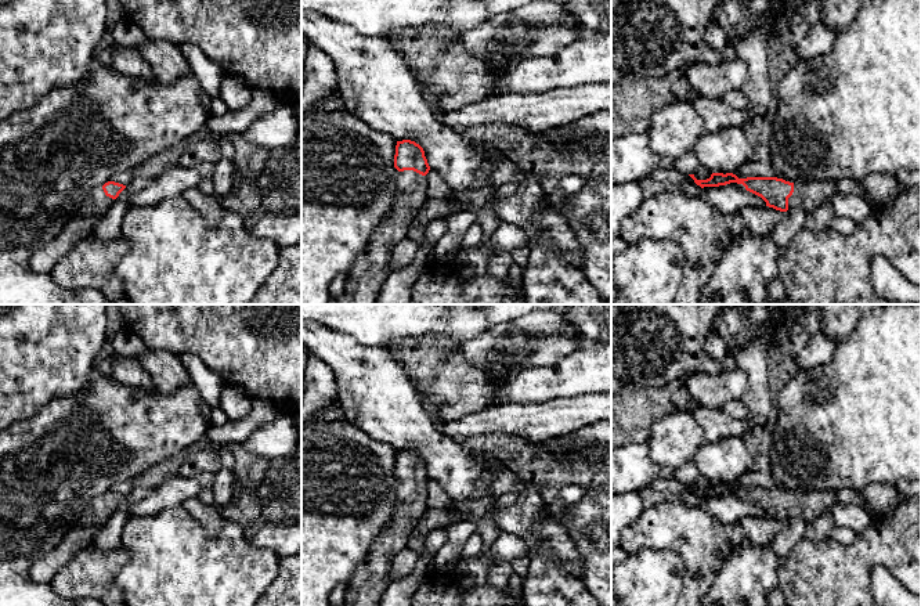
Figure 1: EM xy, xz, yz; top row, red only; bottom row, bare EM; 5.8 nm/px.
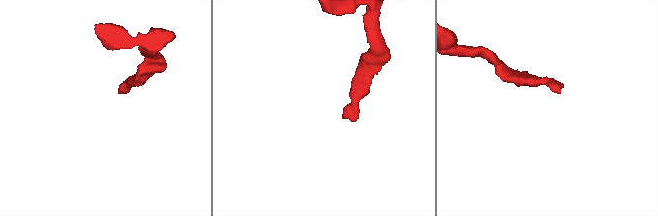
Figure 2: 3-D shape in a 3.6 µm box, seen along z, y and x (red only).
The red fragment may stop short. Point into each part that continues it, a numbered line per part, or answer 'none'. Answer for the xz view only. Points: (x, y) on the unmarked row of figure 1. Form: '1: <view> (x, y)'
1: xz (371, 579)

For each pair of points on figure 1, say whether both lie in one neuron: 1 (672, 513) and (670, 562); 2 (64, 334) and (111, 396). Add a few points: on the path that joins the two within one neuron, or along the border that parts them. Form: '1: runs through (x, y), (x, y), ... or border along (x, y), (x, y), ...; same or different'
1: border along (636, 549), (674, 549), (685, 565), (685, 579); different
2: border along (94, 375), (69, 396); different

